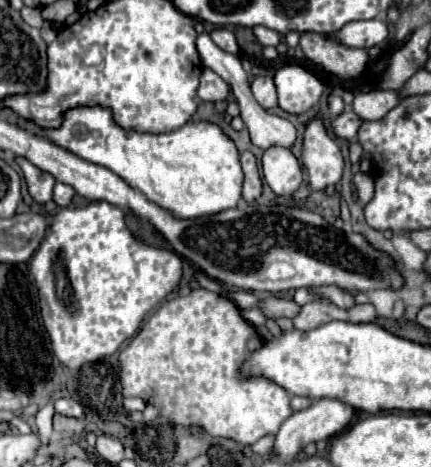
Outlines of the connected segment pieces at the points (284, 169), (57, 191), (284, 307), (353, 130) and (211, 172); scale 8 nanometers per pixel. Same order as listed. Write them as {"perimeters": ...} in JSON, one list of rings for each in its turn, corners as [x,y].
{"perimeters":[[[[270,147],[262,157],[264,183],[272,187],[276,195],[294,193],[302,183],[302,169],[298,159],[284,147]]],[[[56,183],[54,185],[54,203],[58,205],[58,207],[66,207],[66,205],[70,205],[70,201],[72,201],[72,197],[74,197],[74,187],[70,187],[70,185],[66,185],[66,183]]],[[[268,297],[260,301],[260,309],[266,317],[270,319],[278,319],[278,317],[294,317],[300,309],[298,303],[294,303],[292,299],[284,299],[284,297]]],[[[346,109],[336,121],[332,121],[332,127],[334,127],[334,133],[338,137],[344,137],[348,141],[356,139],[356,133],[358,133],[358,127],[362,125],[362,119],[352,111],[352,109]]],[[[78,107],[70,109],[64,117],[64,125],[60,129],[40,129],[40,135],[46,135],[56,145],[72,151],[74,155],[82,157],[84,161],[102,165],[122,177],[132,189],[138,189],[146,199],[160,205],[162,209],[170,211],[176,219],[198,219],[202,215],[216,215],[218,211],[236,207],[242,199],[242,183],[244,171],[240,165],[240,151],[236,143],[216,125],[210,121],[188,121],[184,127],[170,131],[170,133],[138,133],[138,131],[124,131],[112,121],[112,113],[104,107]]]]}

